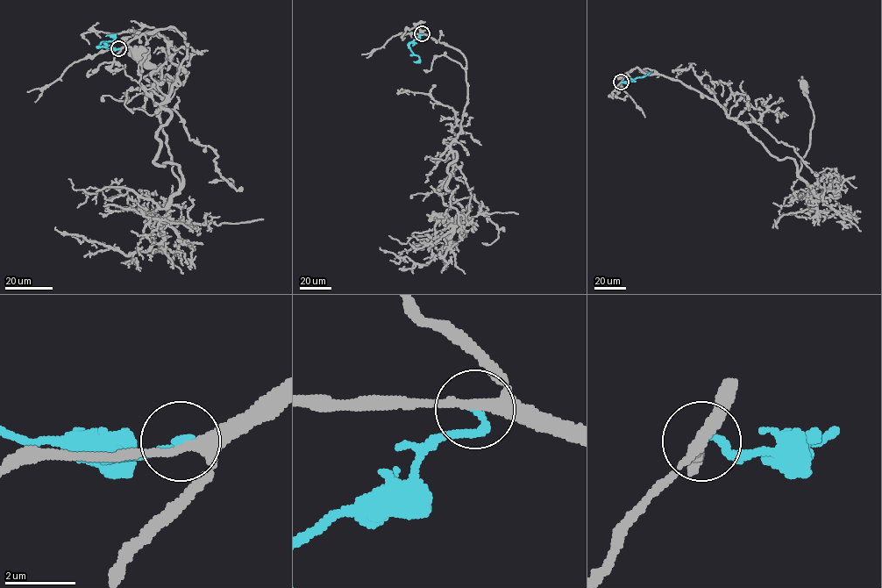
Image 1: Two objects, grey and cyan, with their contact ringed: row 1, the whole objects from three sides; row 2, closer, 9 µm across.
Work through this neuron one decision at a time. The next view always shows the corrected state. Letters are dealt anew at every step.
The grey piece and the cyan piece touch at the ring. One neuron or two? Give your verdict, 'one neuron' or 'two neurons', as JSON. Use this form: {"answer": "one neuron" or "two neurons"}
{"answer": "two neurons"}

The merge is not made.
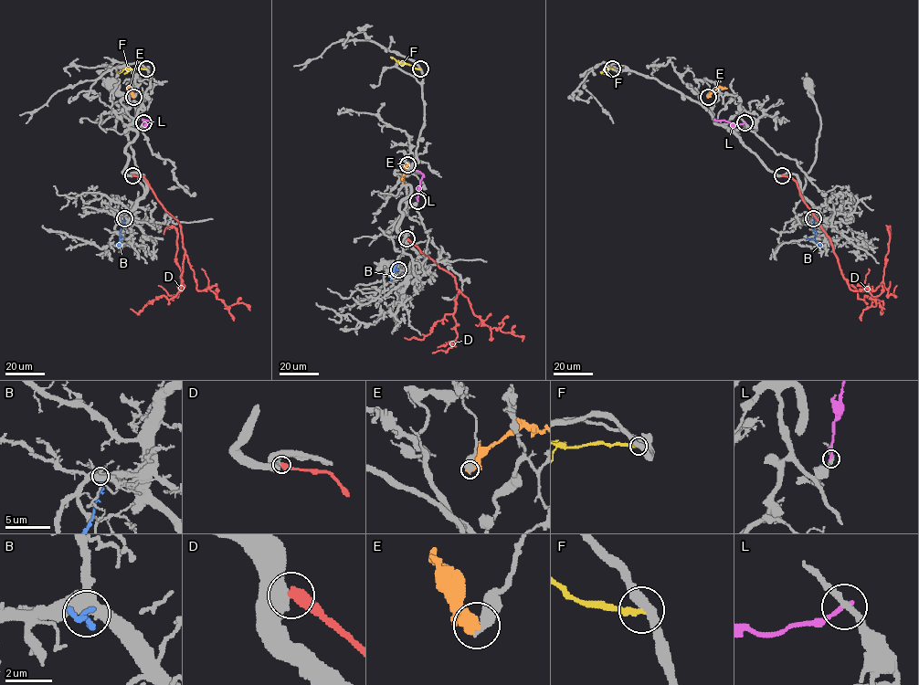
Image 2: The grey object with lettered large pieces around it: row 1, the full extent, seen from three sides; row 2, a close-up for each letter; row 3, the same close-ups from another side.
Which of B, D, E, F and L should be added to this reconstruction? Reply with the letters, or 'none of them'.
none of them

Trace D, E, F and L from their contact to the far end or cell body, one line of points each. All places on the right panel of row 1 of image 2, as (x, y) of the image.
D: (783, 175), (796, 183), (829, 239), (843, 277), (858, 289), (874, 290), (882, 281), (888, 226), (891, 234)
E: (708, 97), (716, 89), (726, 88)
F: (613, 69), (600, 72)
L: (744, 122), (733, 124), (724, 120), (713, 120)

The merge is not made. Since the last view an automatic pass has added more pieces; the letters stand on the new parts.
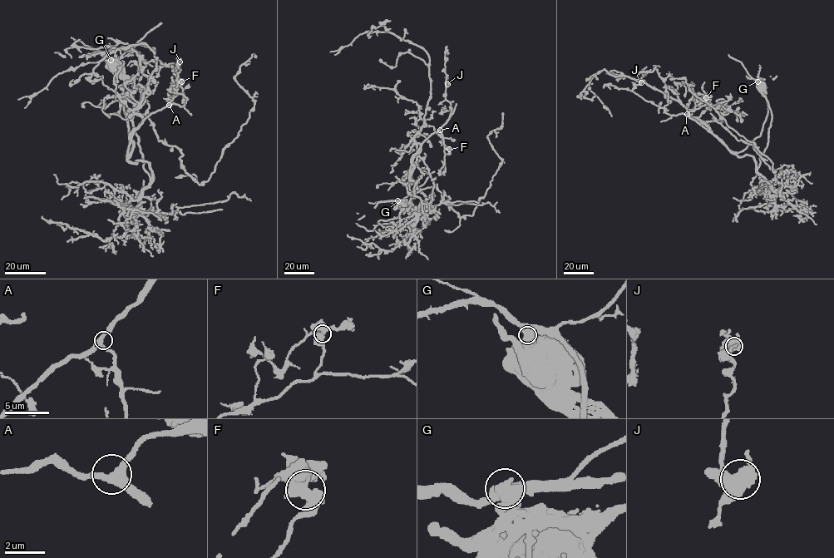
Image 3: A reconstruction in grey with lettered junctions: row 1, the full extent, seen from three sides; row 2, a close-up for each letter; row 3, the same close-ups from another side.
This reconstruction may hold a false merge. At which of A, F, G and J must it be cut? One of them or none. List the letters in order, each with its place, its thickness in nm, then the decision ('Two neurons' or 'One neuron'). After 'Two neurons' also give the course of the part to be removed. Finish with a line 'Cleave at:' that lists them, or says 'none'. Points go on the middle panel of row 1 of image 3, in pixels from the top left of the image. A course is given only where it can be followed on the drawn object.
A: Place: (440, 130). Thickness 380 nm. One neuron
F: Place: (449, 149). Thickness 550 nm. One neuron
G: Place: (397, 200). Thickness 600 nm. Two neurons. Course of the part to remove: (397, 200), (407, 200), (407, 210), (413, 156), (445, 124), (451, 111), (451, 103), (445, 99), (446, 46)
J: Place: (447, 84). Thickness 600 nm. One neuron
Cleave at: G

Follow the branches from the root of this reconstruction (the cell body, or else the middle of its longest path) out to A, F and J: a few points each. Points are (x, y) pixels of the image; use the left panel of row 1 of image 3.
A: (116, 62), (123, 79), (123, 109), (129, 140), (126, 156), (132, 134), (147, 117), (169, 105)
F: (116, 62), (123, 79), (123, 109), (129, 140), (126, 156), (132, 134), (147, 117), (171, 101), (181, 81)
J: (116, 62), (123, 79), (126, 156), (132, 134), (147, 117), (185, 104), (176, 91), (180, 61)

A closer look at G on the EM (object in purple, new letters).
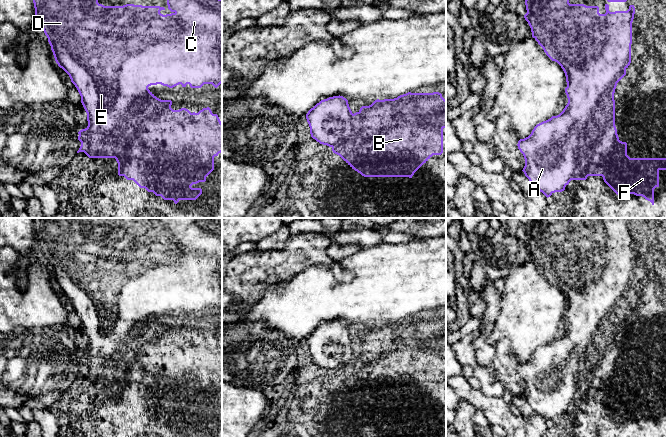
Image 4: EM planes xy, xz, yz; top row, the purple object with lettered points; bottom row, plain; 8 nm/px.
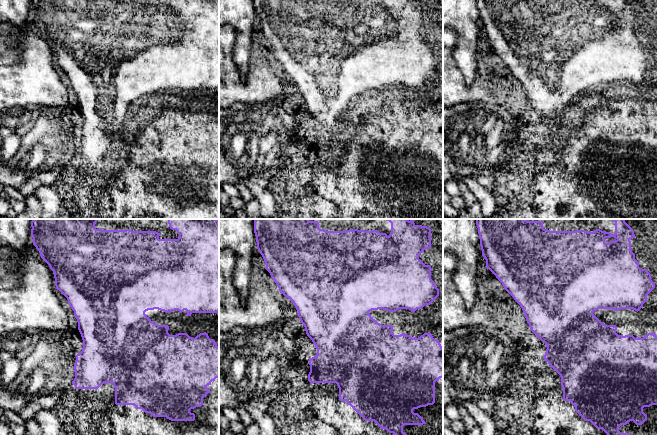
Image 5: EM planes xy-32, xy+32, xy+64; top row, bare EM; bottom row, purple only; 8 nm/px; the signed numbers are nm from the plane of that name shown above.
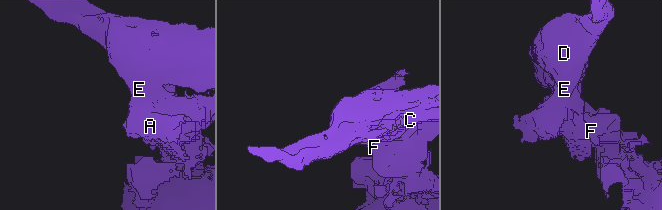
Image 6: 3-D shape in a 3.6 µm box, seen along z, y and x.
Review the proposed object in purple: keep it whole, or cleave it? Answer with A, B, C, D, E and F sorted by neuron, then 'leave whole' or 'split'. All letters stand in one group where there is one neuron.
groups A C D E / B F; split

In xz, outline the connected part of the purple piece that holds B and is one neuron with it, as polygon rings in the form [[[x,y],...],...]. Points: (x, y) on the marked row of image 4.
[[[408,92],[394,99],[377,99],[369,106],[362,106],[350,120],[350,130],[346,133],[346,138],[336,144],[332,151],[364,177],[412,178],[433,155],[443,153],[444,128],[446,128],[446,100],[442,94]]]

